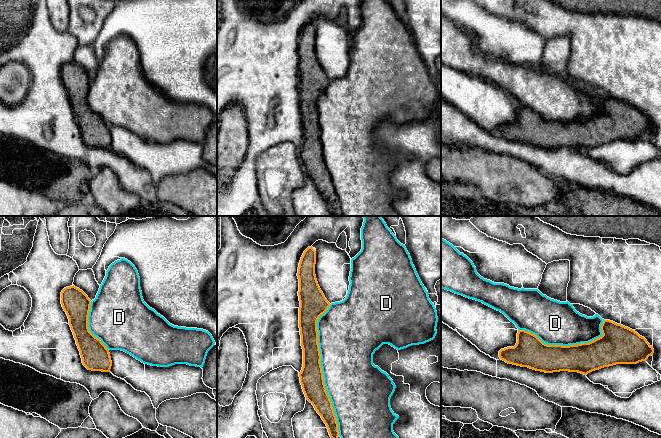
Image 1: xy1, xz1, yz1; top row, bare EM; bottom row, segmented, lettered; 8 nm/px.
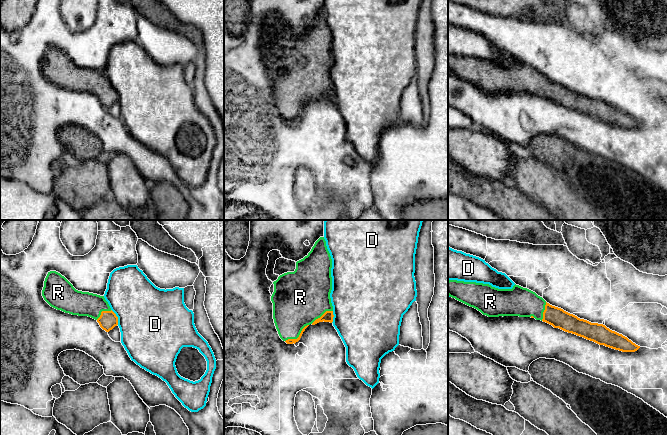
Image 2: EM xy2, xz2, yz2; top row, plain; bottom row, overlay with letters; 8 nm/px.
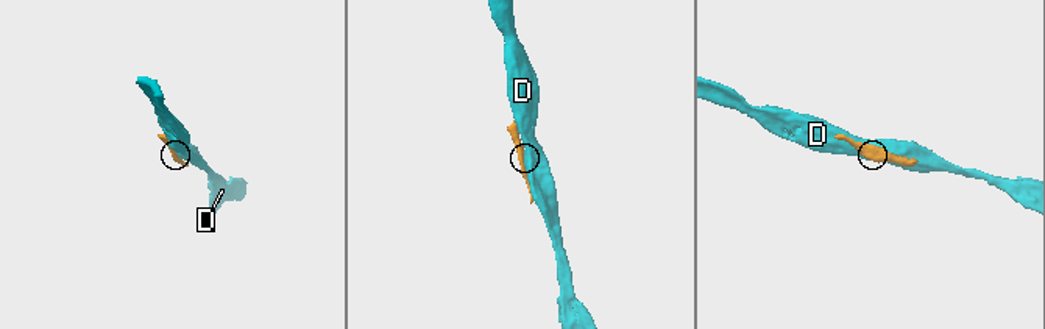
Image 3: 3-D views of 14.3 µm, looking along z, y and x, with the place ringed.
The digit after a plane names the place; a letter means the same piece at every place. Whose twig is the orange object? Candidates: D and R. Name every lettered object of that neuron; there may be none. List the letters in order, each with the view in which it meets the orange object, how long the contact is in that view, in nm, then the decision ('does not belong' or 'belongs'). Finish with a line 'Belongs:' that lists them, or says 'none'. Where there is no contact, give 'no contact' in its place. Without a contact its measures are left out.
D: xz1 | 1050 nm | does not belong
R: xz2 | 240 nm | belongs
Belongs: R

